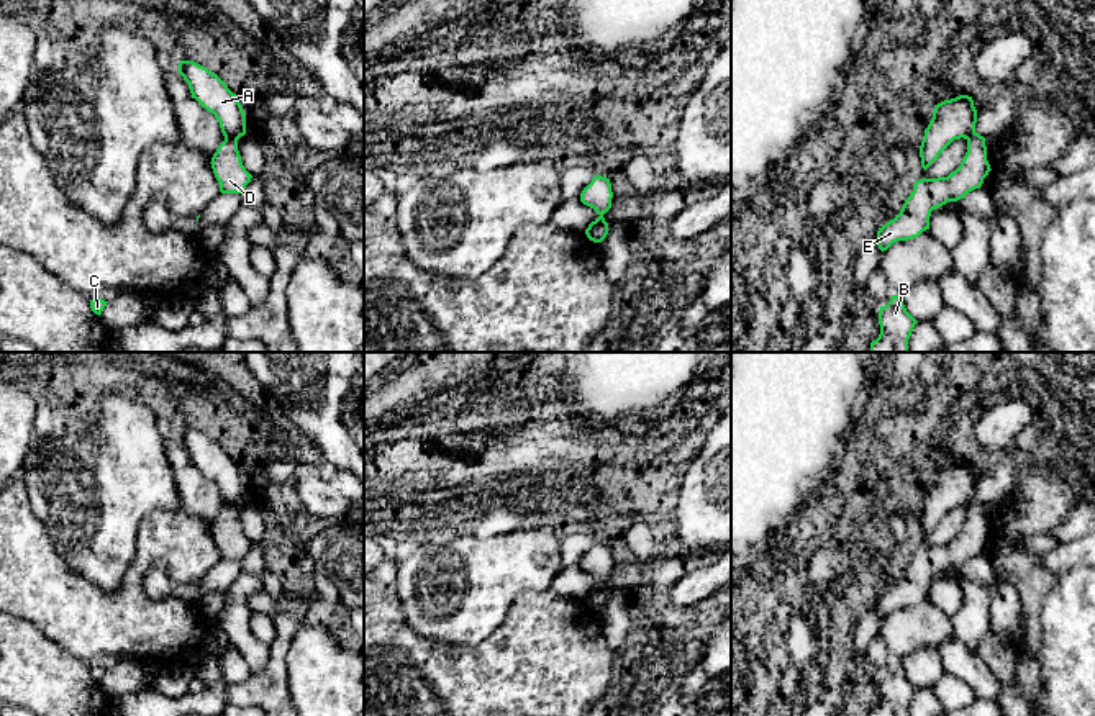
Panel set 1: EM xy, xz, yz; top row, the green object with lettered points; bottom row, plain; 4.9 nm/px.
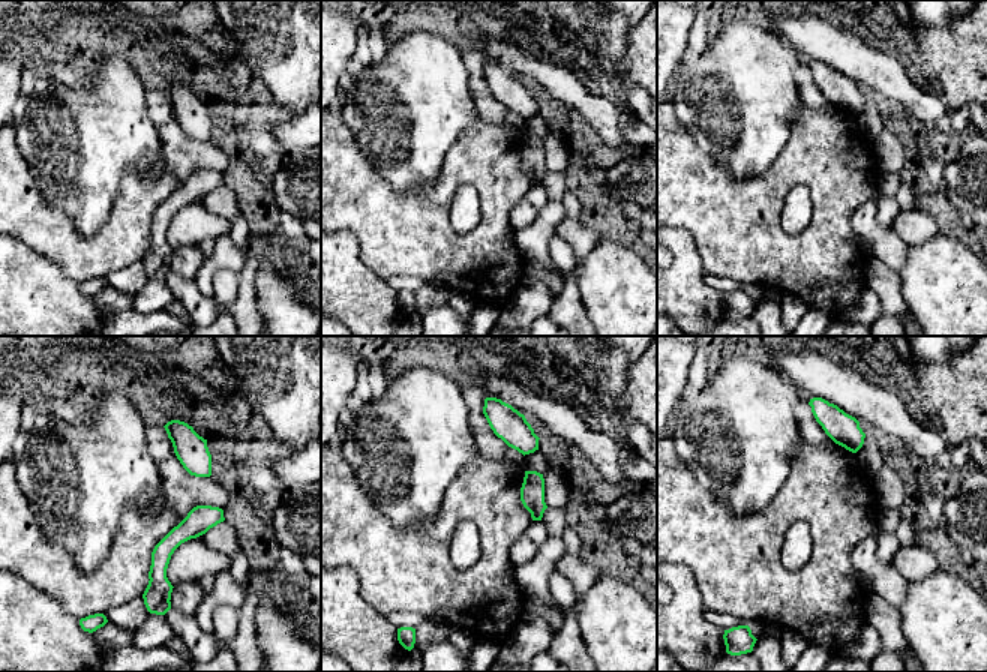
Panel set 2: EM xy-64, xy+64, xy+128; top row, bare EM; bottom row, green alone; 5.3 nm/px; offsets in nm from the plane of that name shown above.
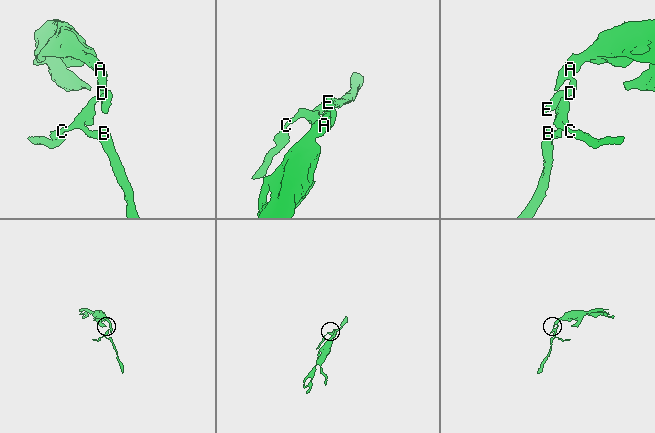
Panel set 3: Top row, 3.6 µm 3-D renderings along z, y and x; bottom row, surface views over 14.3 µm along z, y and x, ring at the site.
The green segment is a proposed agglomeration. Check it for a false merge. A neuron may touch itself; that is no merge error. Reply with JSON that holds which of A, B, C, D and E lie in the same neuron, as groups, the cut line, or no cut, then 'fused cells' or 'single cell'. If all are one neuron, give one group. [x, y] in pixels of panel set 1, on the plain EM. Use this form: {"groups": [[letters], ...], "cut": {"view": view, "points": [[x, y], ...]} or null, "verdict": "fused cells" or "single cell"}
{"groups": [["A"], ["B", "C", "D", "E"]], "cut": {"view": "xy", "points": [[225, 503], [238, 505]]}, "verdict": "fused cells"}

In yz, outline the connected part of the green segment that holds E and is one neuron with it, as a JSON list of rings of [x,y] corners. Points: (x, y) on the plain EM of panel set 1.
[[[974,500],[967,505],[967,519],[961,532],[947,544],[921,546],[905,567],[900,580],[877,598],[875,611],[884,619],[897,608],[918,605],[929,596],[931,578],[957,569],[969,559],[980,555],[990,539],[985,505]]]

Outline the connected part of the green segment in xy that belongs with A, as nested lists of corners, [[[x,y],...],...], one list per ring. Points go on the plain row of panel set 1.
[[[180,428],[179,441],[189,451],[192,465],[215,482],[225,505],[246,501],[246,482],[239,464],[216,441],[193,428]]]

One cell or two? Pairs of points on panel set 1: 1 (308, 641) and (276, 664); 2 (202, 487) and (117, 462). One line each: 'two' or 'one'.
1: two
2: two

